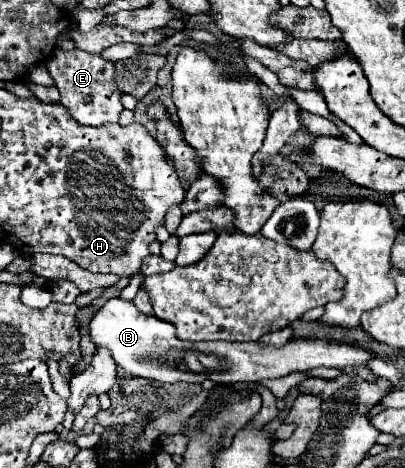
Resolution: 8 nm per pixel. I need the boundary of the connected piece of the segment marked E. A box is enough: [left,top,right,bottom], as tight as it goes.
[47,49,123,127]

